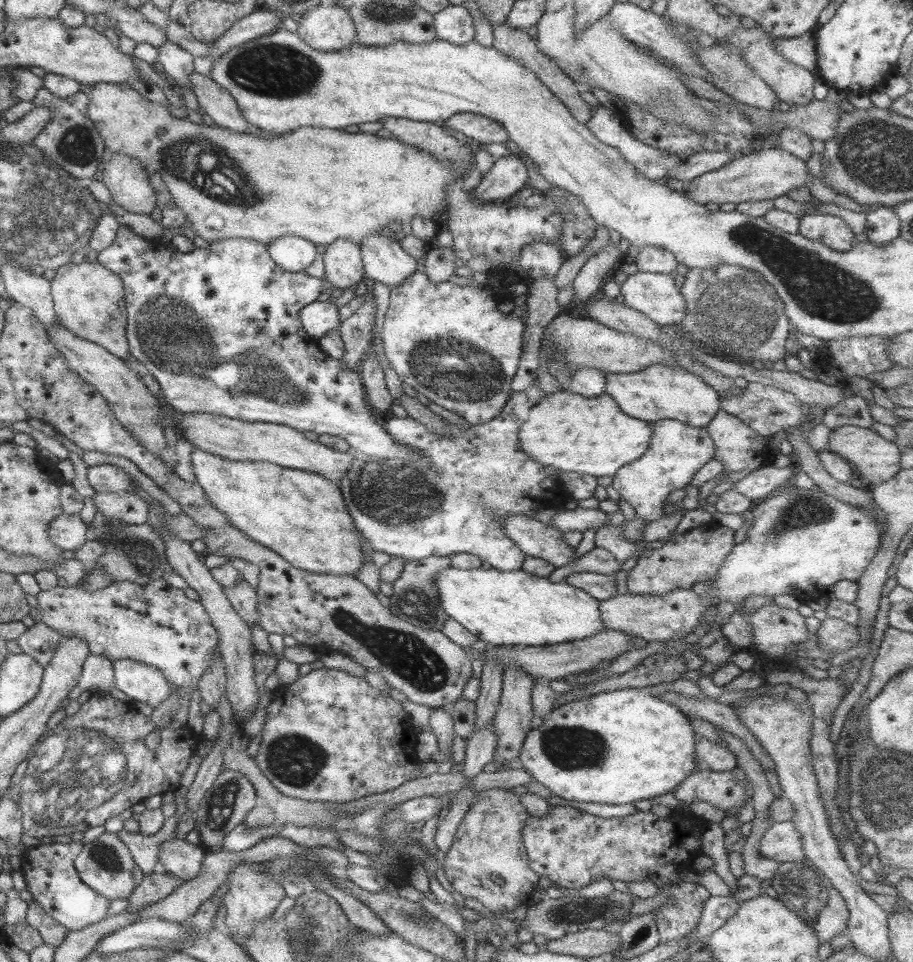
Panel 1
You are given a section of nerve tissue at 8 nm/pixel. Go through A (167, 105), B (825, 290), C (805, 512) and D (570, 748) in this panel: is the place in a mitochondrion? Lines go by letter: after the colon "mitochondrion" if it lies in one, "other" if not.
A: other
B: mitochondrion
C: mitochondrion
D: mitochondrion

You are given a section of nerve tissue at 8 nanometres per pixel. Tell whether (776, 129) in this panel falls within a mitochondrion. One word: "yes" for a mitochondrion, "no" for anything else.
no

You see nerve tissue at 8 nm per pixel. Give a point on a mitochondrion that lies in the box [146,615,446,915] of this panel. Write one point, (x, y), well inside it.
(295, 760)

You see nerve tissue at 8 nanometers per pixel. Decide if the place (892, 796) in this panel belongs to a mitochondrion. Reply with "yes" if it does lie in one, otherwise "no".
yes

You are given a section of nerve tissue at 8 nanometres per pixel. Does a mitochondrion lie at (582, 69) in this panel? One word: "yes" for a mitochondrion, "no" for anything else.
yes

